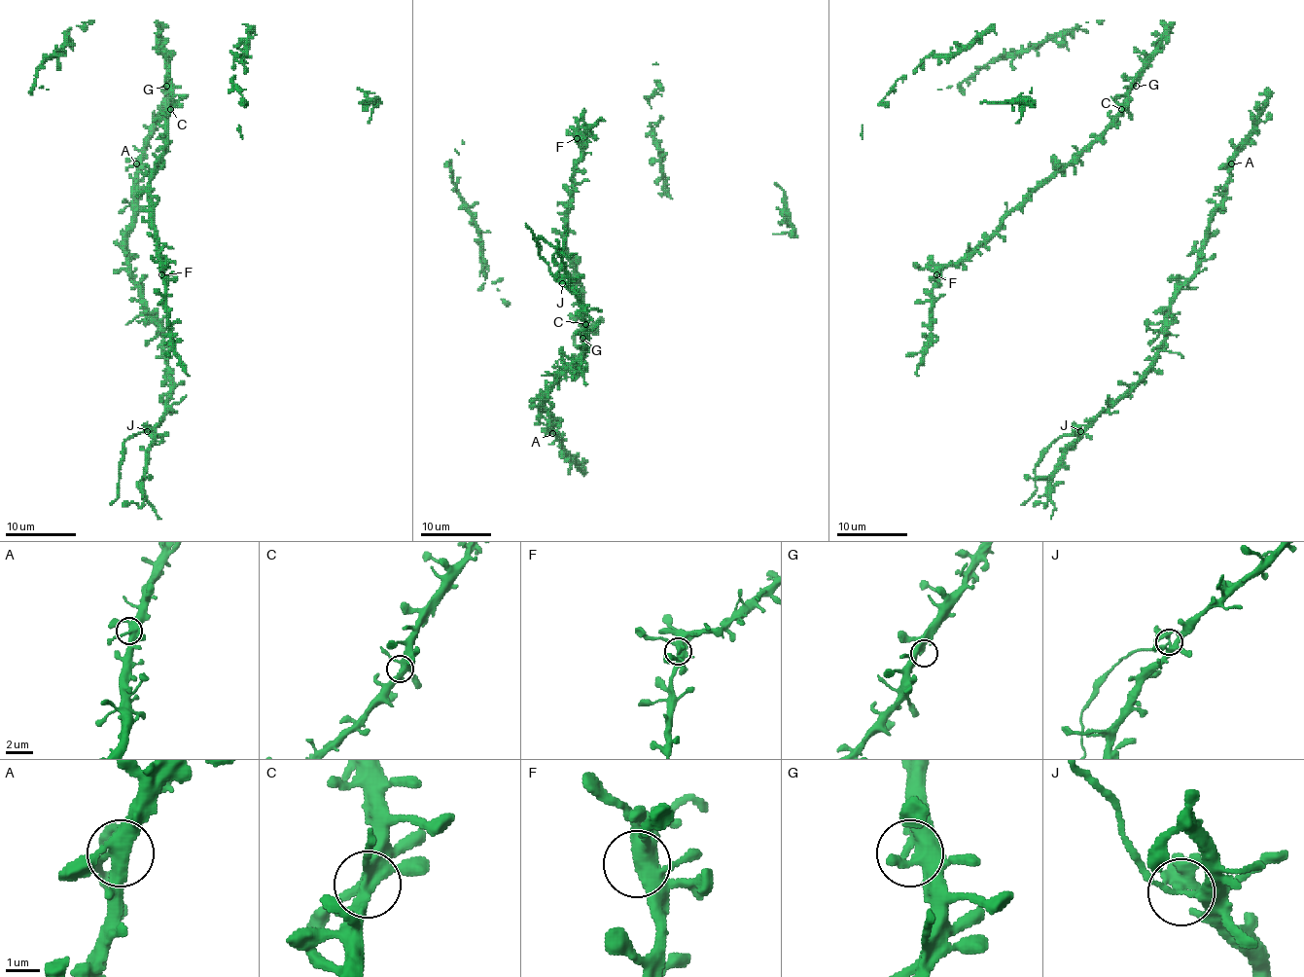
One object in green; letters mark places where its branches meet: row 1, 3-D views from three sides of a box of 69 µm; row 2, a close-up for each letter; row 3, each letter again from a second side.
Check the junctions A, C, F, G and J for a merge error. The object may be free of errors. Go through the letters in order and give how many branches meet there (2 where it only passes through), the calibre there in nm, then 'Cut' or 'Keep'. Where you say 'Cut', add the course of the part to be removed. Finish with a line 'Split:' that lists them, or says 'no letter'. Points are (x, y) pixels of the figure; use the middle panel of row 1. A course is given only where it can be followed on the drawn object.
A: Branches: 5. Thickness 400 nm. Keep
C: Branches: 5. Thickness 400 nm. Keep
F: Branches: 5. Thickness 440 nm. Keep
G: Branches: 4. Thickness 320 nm. Keep
J: Branches: 5. Thickness 260 nm. Cut. Course of the part to remove: (563, 283), (555, 279), (540, 255), (535, 234), (525, 223)
Split: J

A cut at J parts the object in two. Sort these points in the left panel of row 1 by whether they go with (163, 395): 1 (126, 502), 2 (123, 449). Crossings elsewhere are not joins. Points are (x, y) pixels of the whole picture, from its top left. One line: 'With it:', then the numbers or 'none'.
With it: 1

